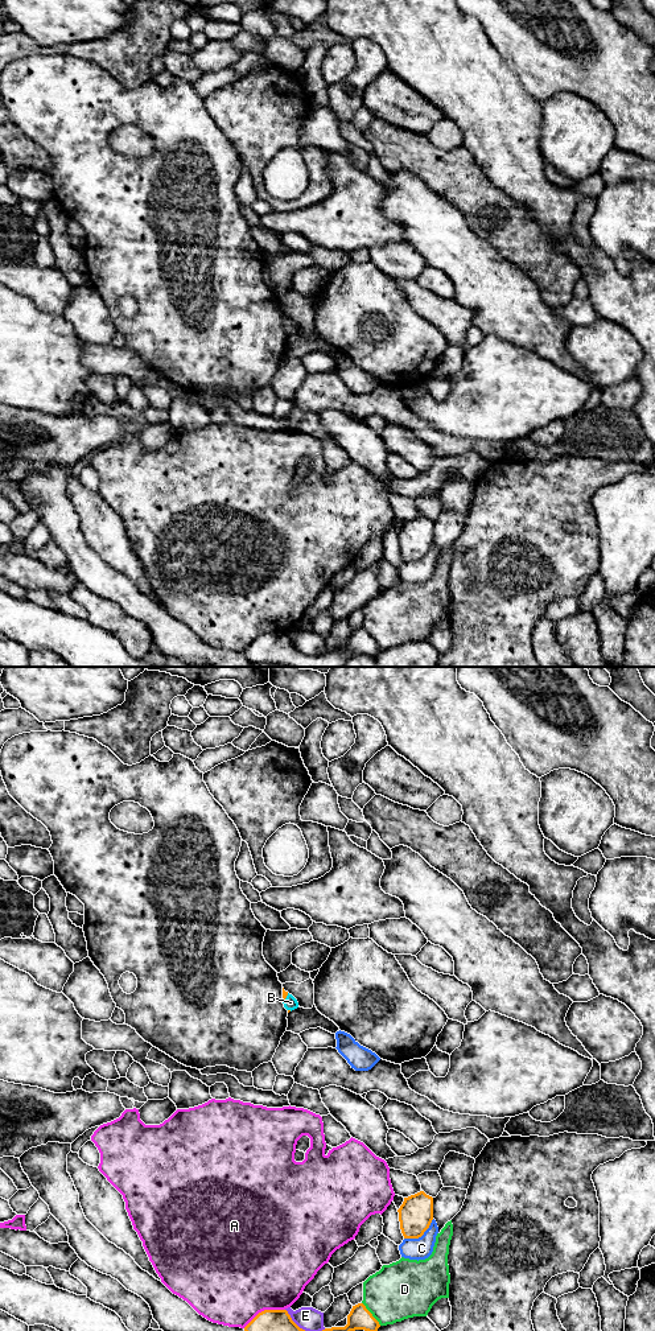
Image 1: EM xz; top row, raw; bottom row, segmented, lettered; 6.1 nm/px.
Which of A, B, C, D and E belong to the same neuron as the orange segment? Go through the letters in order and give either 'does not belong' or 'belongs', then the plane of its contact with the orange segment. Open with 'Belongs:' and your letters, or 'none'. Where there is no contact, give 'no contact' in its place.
Belongs: none
A: does not belong | xz
B: does not belong | xz
C: does not belong | xz
D: does not belong | xz
E: does not belong | xz

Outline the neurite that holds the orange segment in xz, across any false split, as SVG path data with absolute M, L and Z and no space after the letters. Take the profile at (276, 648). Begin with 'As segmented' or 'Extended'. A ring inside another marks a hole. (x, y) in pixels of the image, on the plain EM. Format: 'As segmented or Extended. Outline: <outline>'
As segmented. Outline: M363 627L353 630L345 651L325 652L320 656L309 656L300 652L287 634L264 634L259 636L244 655L252 663L272 663L287 667L345 667L350 655L364 654L376 656L379 646Z

